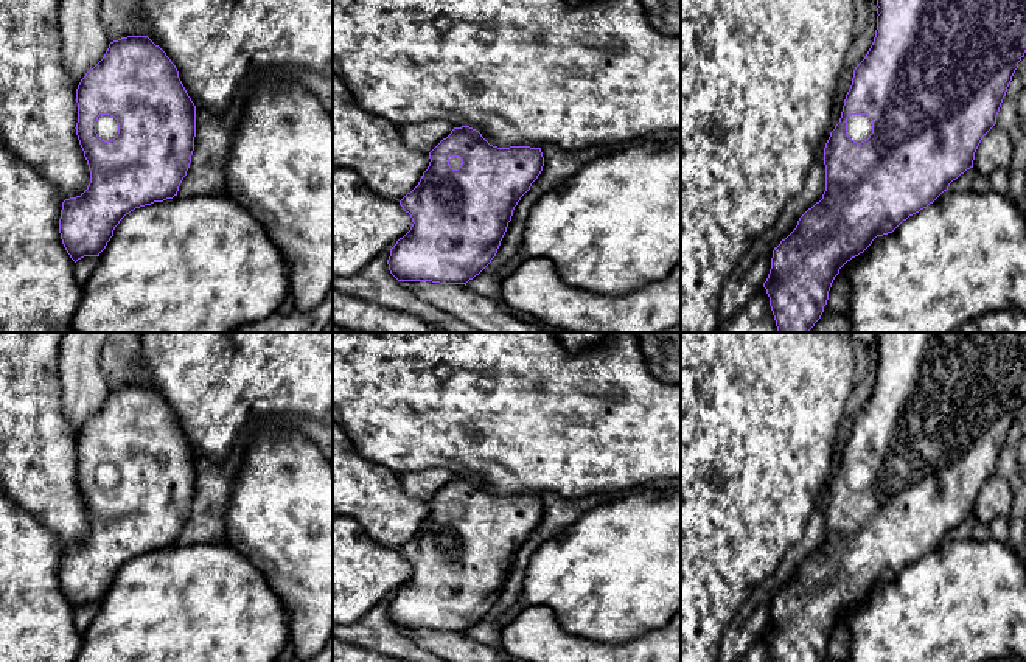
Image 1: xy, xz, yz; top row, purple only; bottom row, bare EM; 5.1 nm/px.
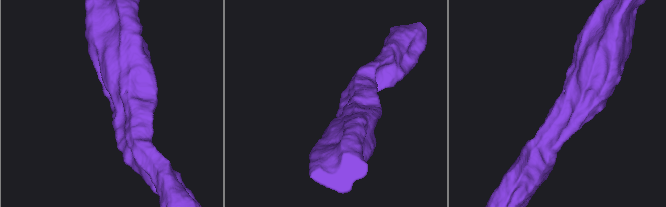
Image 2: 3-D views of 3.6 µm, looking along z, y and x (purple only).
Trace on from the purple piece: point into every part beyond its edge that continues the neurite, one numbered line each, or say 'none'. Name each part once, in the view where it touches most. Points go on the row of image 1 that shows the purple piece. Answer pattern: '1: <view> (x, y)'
1: yz (858, 126)

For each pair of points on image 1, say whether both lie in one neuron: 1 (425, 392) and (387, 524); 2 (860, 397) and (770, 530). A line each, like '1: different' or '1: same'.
1: different
2: different

